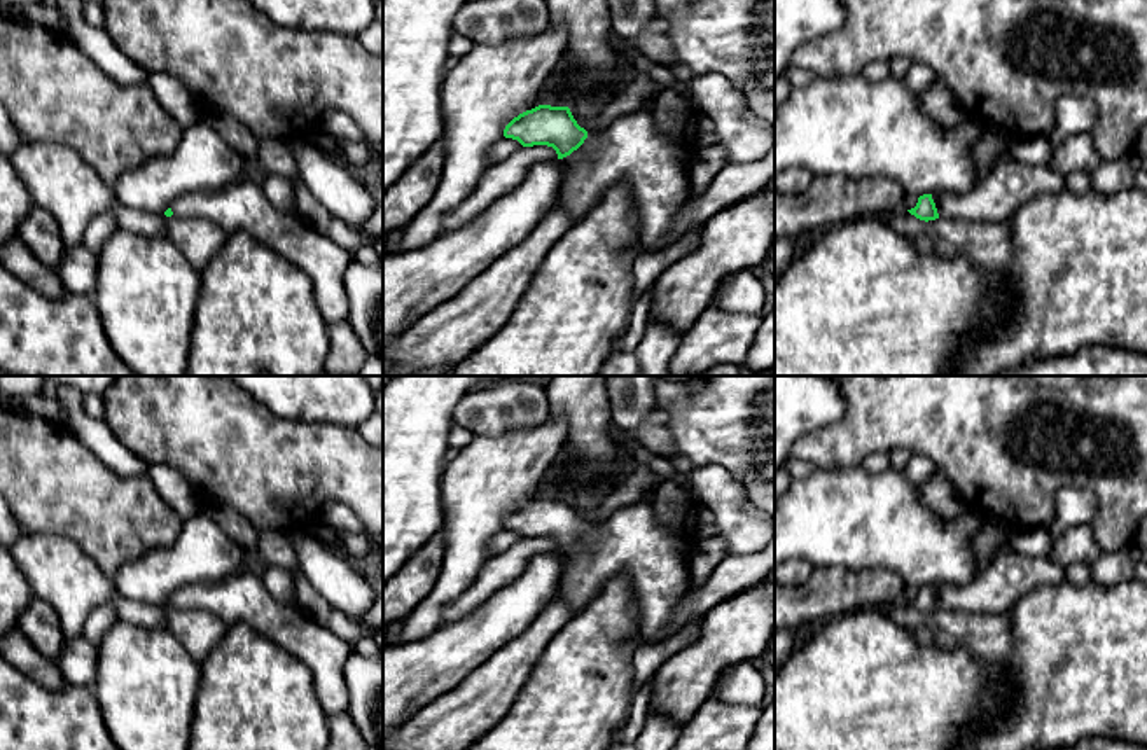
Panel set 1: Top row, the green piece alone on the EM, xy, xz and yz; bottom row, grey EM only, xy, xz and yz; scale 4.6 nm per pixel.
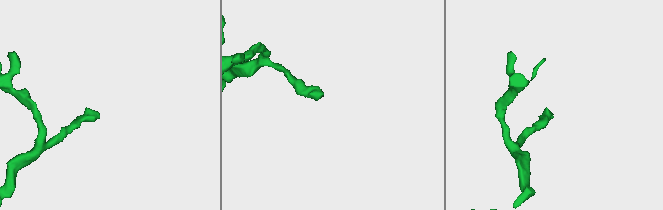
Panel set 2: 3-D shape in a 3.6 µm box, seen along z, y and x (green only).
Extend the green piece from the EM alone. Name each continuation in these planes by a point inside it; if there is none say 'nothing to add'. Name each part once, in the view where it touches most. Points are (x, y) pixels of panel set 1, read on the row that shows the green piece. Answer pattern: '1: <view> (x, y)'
1: xz (632, 151)

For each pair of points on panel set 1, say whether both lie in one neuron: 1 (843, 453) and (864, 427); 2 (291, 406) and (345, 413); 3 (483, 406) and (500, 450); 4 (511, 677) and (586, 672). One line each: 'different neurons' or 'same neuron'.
1: same neuron
2: same neuron
3: different neurons
4: different neurons

